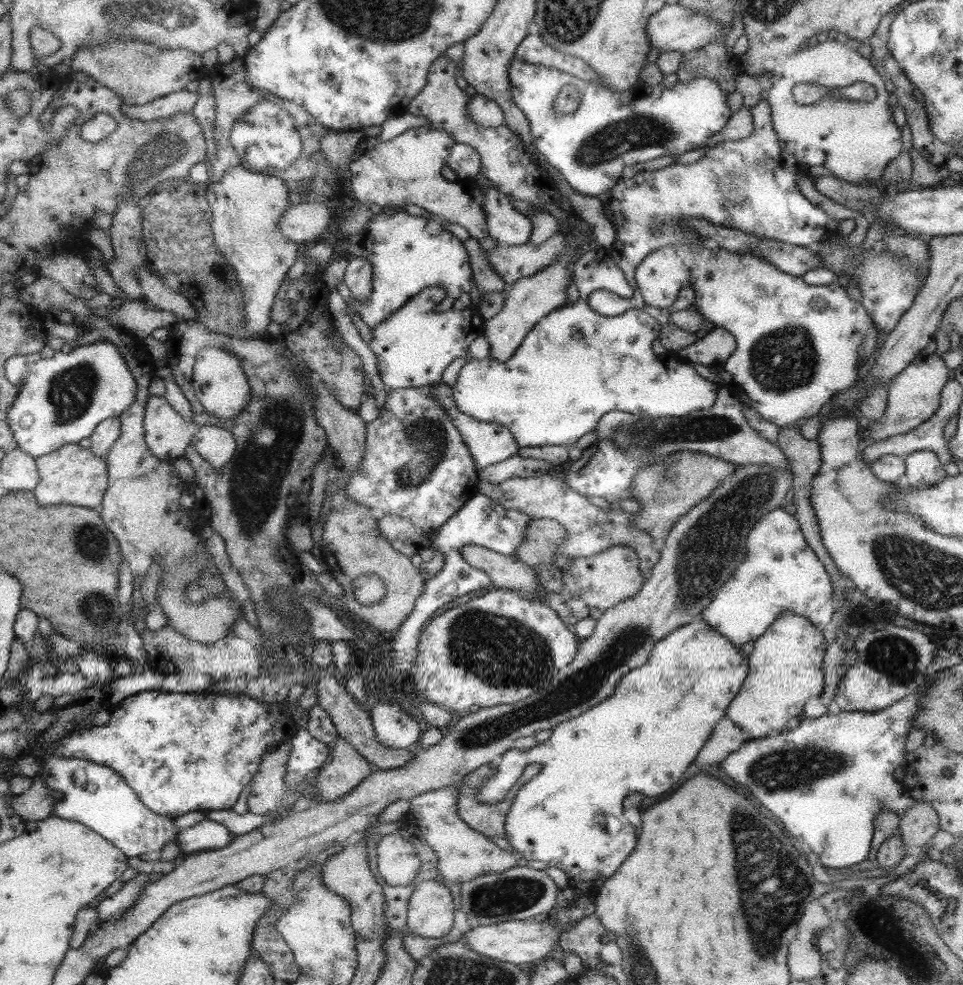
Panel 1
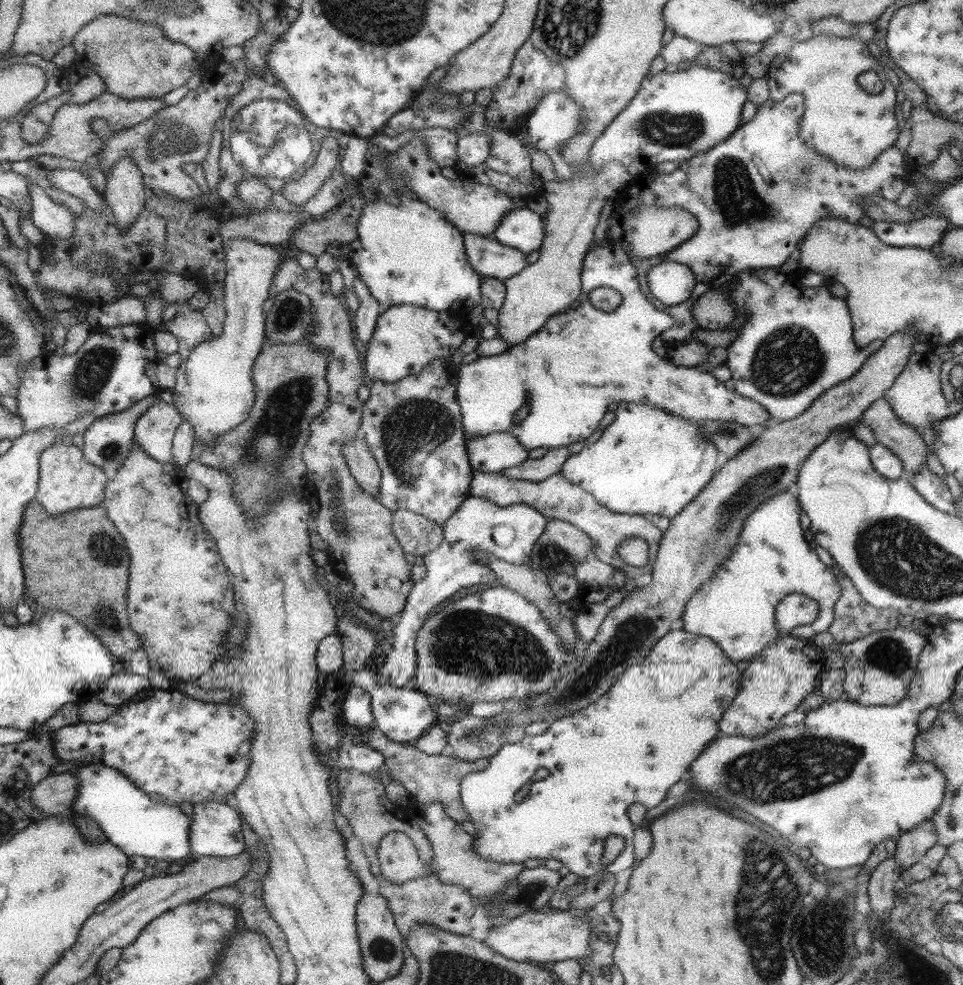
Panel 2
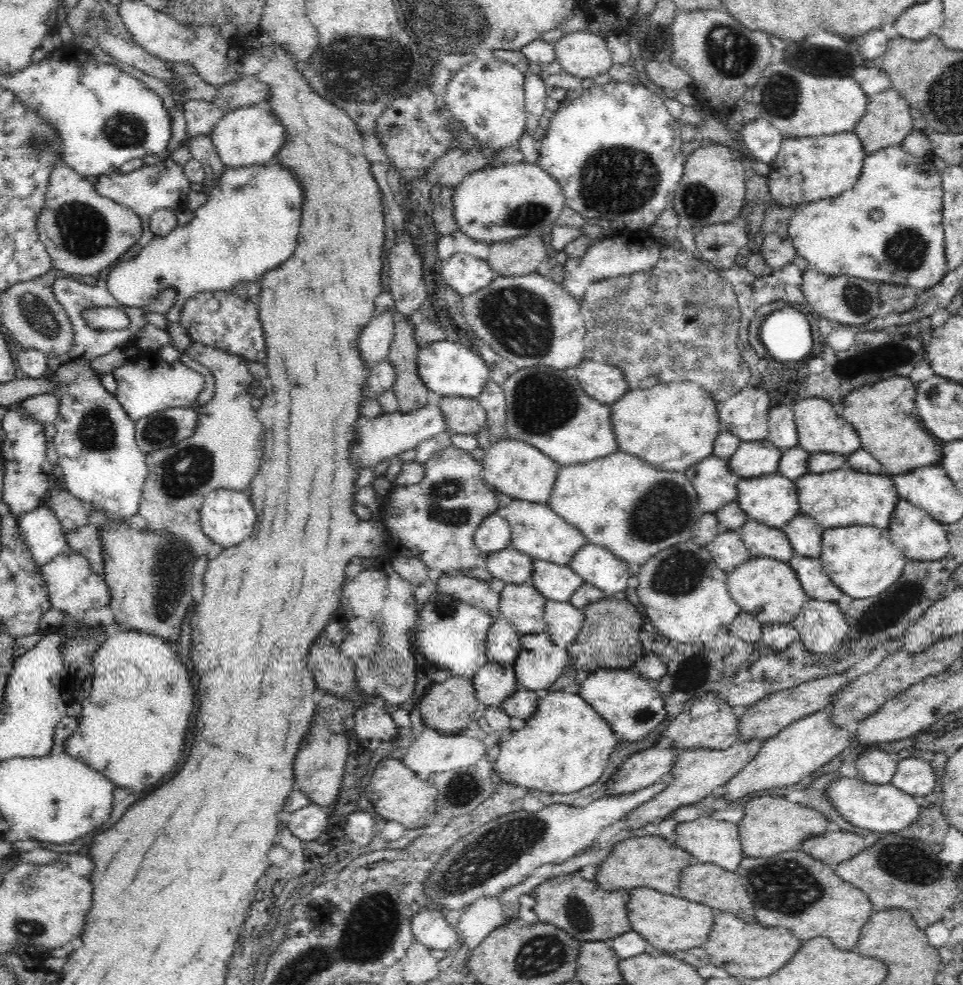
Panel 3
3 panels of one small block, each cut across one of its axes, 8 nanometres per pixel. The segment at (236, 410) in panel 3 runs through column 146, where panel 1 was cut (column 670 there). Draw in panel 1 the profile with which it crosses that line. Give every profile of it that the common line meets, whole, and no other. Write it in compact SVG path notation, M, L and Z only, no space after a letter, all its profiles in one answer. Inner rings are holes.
M700 451L673 453L672 458L668 458L666 463L674 469L676 473L674 478L664 480L658 476L658 466L650 466L648 470L646 468L640 470L632 481L632 495L642 505L641 511L633 514L634 527L648 535L656 525L668 525L670 521L674 521L674 518L679 518L694 506L700 505L730 477L730 473L738 466L734 463L722 462L720 458Z

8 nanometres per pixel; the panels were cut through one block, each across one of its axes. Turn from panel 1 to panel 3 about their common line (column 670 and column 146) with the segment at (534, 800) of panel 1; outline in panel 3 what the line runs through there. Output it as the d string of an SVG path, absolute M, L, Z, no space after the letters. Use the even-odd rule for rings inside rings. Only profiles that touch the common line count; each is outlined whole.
M136 629L120 631L102 643L94 655L89 670L92 673L91 691L81 703L82 711L78 728L66 740L66 754L85 762L98 770L116 785L130 786L134 792L142 792L162 780L174 770L174 762L180 754L182 740L186 738L188 720L192 714L194 688L186 666L178 658L178 650L166 639Z

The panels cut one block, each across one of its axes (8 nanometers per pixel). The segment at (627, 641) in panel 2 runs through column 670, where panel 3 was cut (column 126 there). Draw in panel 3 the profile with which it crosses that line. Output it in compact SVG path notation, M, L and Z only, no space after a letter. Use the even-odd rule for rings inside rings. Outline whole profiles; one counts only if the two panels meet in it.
M88 504L89 514L93 522L100 526L100 539L102 539L104 566L102 575L110 589L109 608L118 624L127 624L129 629L136 629L158 635L171 643L178 642L180 626L190 606L195 602L192 598L192 566L197 561L192 549L170 532L157 534L152 530L136 530L130 524L123 524L104 513L104 509Z

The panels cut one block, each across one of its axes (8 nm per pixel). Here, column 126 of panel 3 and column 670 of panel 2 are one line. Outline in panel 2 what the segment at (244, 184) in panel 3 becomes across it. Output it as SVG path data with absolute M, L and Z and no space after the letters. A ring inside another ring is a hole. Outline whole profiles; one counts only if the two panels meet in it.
M658 260L656 265L647 270L647 285L662 304L672 306L691 296L695 276L687 266Z

